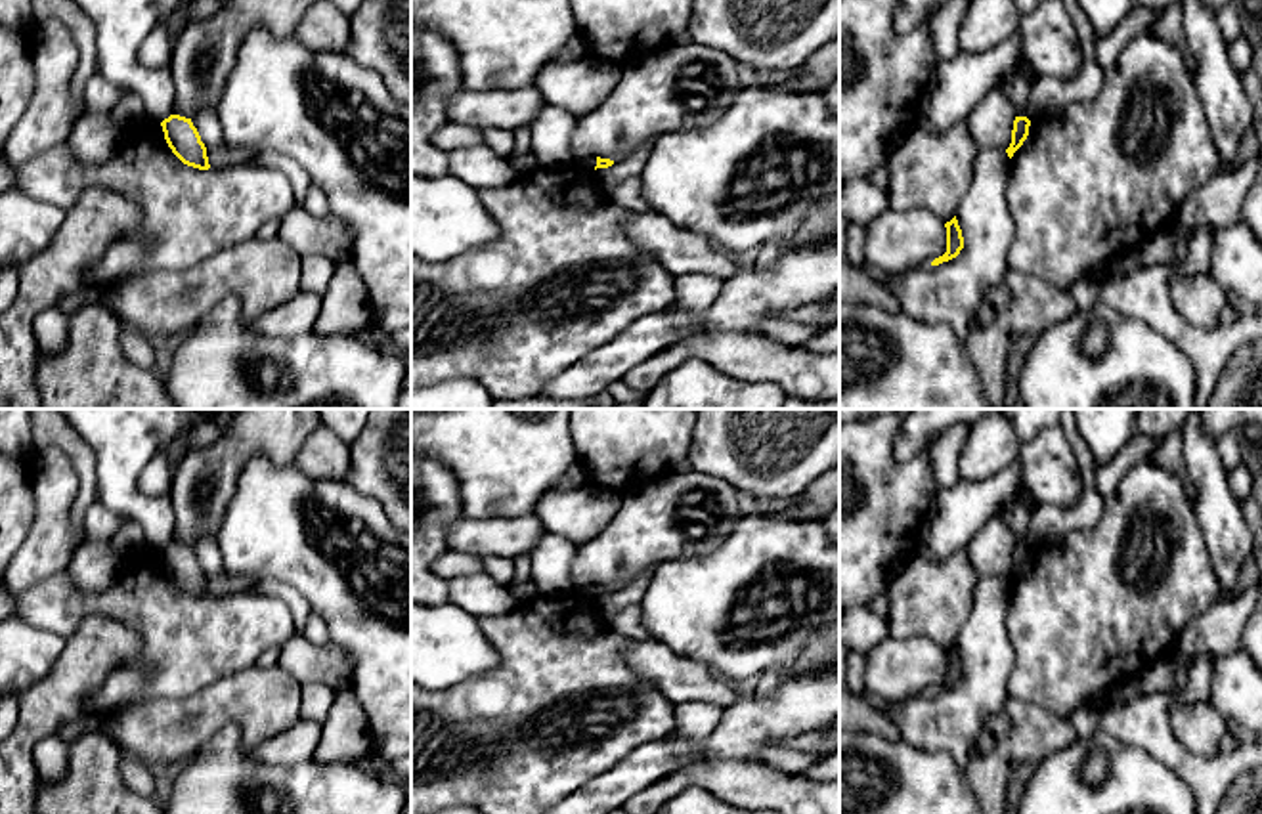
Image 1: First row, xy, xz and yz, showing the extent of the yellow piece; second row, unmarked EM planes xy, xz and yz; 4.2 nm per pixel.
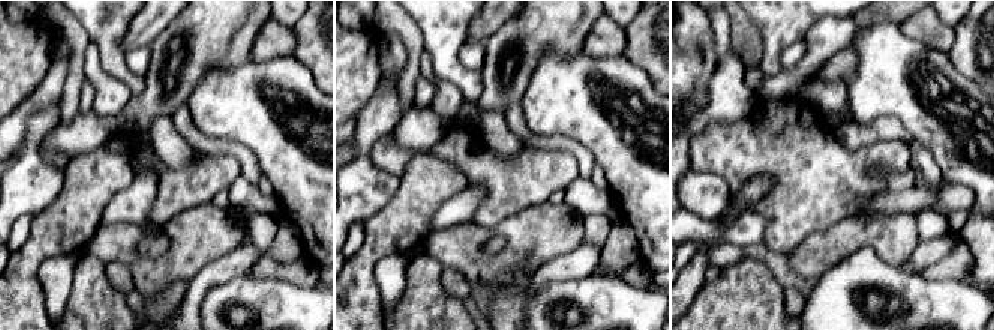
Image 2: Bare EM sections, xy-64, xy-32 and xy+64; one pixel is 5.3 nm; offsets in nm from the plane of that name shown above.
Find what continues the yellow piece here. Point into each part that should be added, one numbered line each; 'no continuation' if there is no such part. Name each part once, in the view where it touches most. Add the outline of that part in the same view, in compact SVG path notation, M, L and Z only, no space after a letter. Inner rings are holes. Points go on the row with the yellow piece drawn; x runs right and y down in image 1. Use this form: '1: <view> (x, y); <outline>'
no continuation

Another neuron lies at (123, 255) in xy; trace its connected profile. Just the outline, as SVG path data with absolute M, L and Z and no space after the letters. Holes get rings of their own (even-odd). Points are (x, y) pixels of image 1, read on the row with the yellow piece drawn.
M147 235L119 239L84 271L82 279L86 287L101 287L117 273L138 266L149 248L151 239Z

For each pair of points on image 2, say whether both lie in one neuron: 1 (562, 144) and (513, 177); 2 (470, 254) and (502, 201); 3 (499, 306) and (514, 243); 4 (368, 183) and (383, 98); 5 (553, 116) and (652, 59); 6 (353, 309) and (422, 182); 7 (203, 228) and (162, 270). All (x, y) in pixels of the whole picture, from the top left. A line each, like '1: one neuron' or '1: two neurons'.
1: two neurons
2: two neurons
3: two neurons
4: one neuron
5: two neurons
6: one neuron
7: one neuron

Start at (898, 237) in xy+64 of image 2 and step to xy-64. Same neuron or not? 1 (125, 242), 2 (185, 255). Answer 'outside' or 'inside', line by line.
1: inside
2: inside

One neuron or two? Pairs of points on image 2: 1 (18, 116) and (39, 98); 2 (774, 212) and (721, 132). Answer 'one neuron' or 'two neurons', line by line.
1: one neuron
2: one neuron

